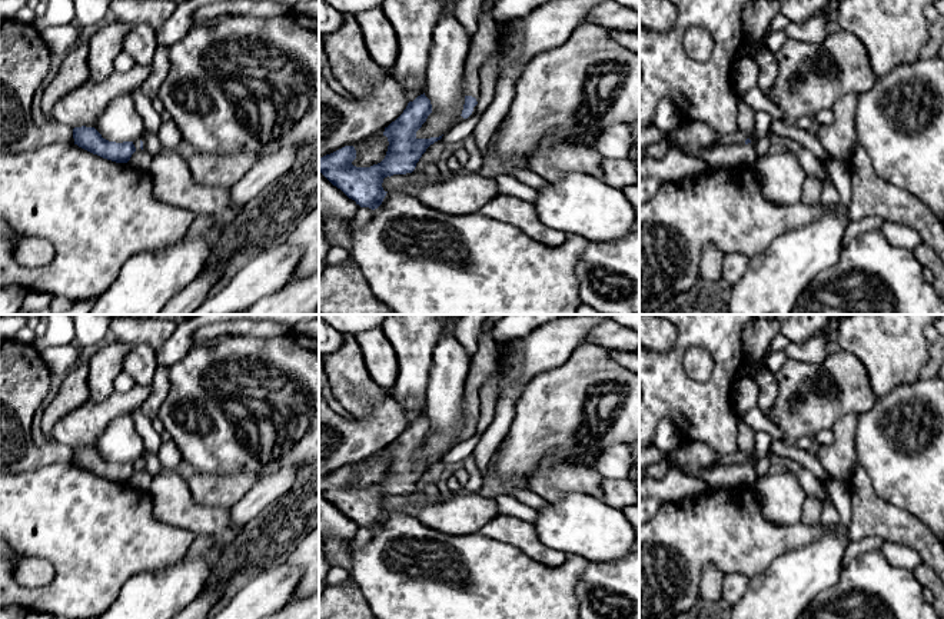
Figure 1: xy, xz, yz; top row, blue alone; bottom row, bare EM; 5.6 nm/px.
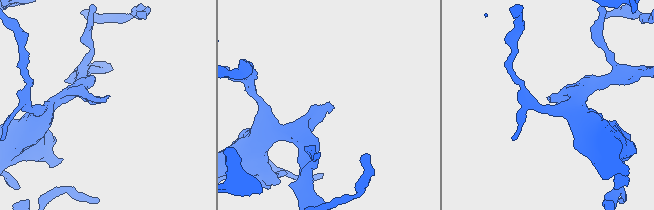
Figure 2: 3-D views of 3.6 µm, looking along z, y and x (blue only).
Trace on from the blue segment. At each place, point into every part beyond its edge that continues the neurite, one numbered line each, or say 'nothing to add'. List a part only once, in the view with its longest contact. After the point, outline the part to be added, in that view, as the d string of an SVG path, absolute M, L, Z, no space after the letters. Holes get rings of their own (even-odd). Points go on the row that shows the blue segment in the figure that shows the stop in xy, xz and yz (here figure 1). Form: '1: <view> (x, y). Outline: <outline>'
1: xz (485, 40). Outline: M498 0L483 1L482 11L479 14L478 30L471 40L465 61L463 91L465 96L472 96L476 99L476 101L481 96L481 64L498 46L496 23L491 19L491 9L496 1Z

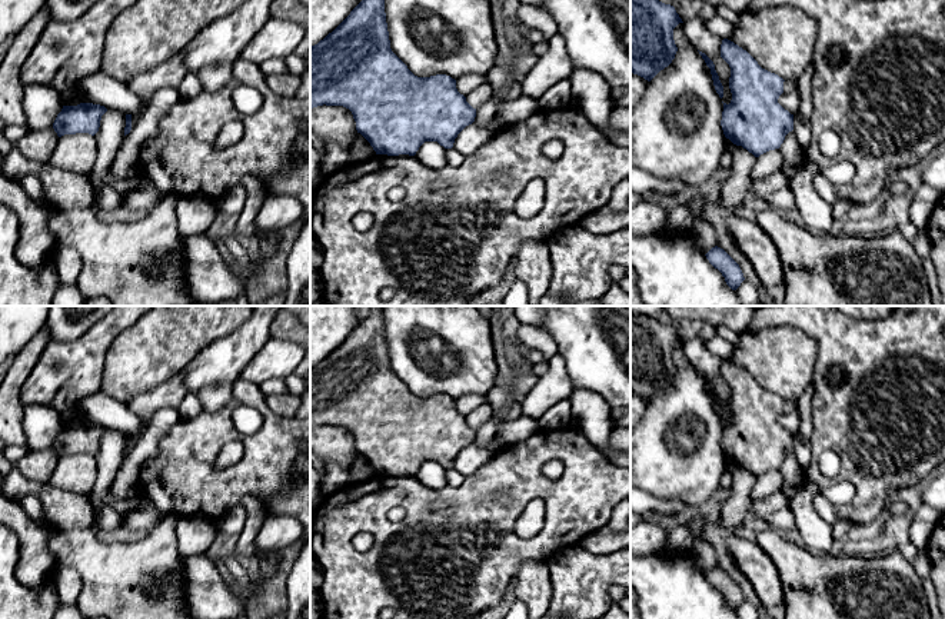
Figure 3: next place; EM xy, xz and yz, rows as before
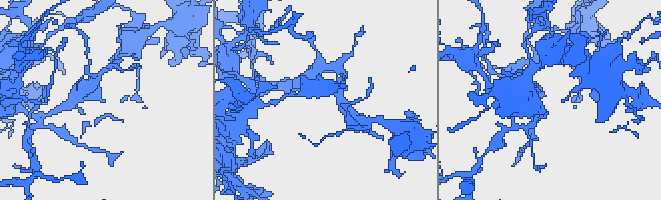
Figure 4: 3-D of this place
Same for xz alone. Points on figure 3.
nothing to add

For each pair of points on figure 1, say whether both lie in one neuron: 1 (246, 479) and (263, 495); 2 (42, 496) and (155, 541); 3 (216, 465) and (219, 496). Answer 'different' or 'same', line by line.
1: different
2: same
3: different

